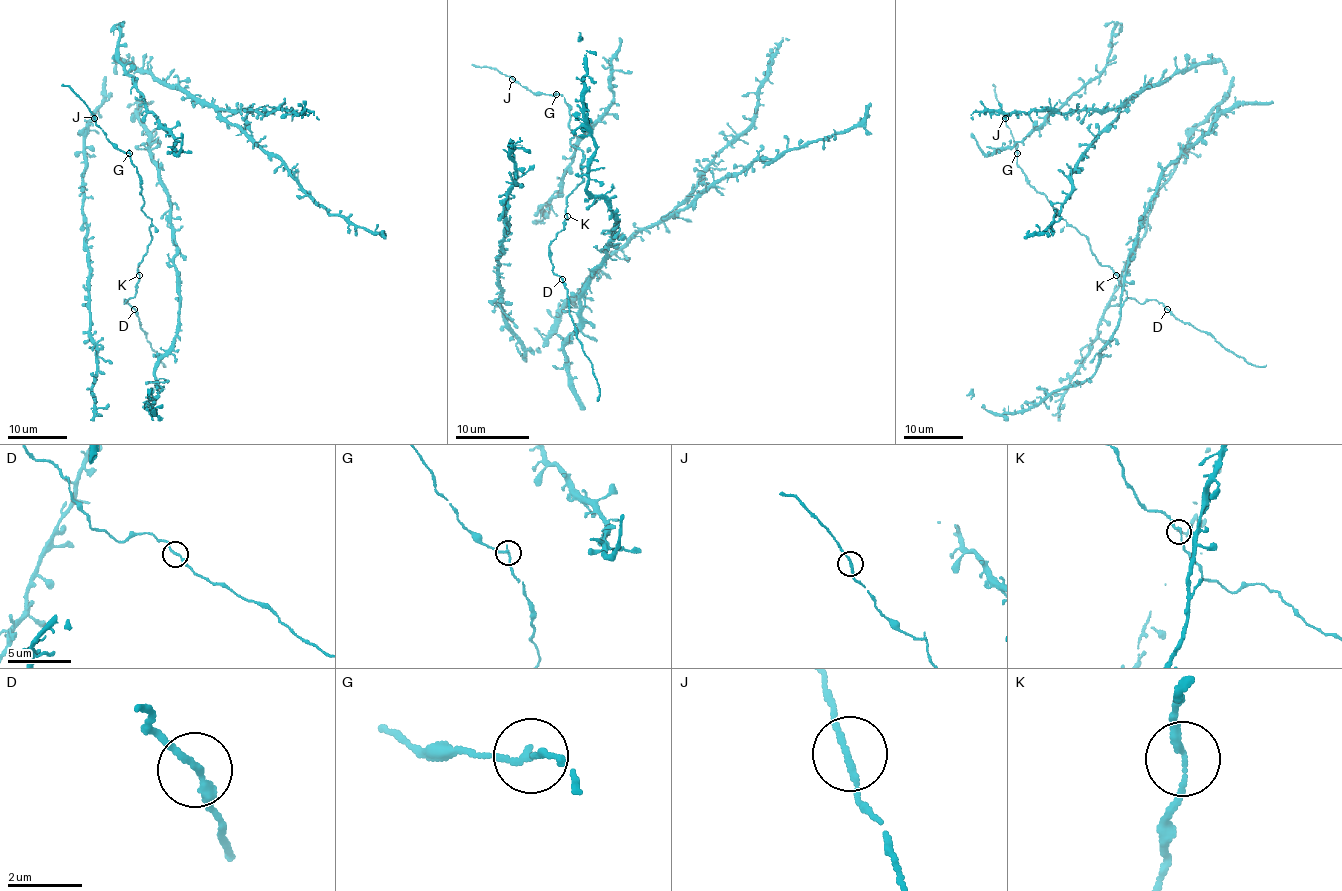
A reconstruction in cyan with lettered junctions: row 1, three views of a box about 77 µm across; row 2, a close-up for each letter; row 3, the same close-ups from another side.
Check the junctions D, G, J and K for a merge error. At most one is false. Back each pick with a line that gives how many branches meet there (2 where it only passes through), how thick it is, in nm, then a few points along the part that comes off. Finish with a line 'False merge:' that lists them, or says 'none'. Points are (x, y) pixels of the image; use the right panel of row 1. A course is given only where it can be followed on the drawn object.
False merge: none

